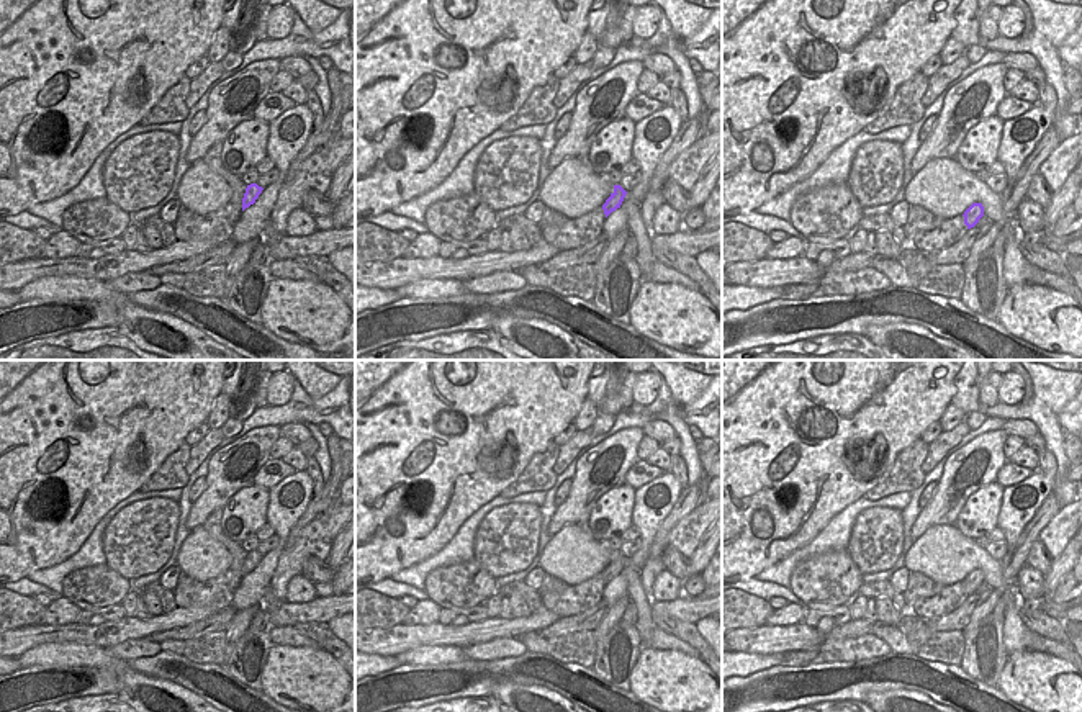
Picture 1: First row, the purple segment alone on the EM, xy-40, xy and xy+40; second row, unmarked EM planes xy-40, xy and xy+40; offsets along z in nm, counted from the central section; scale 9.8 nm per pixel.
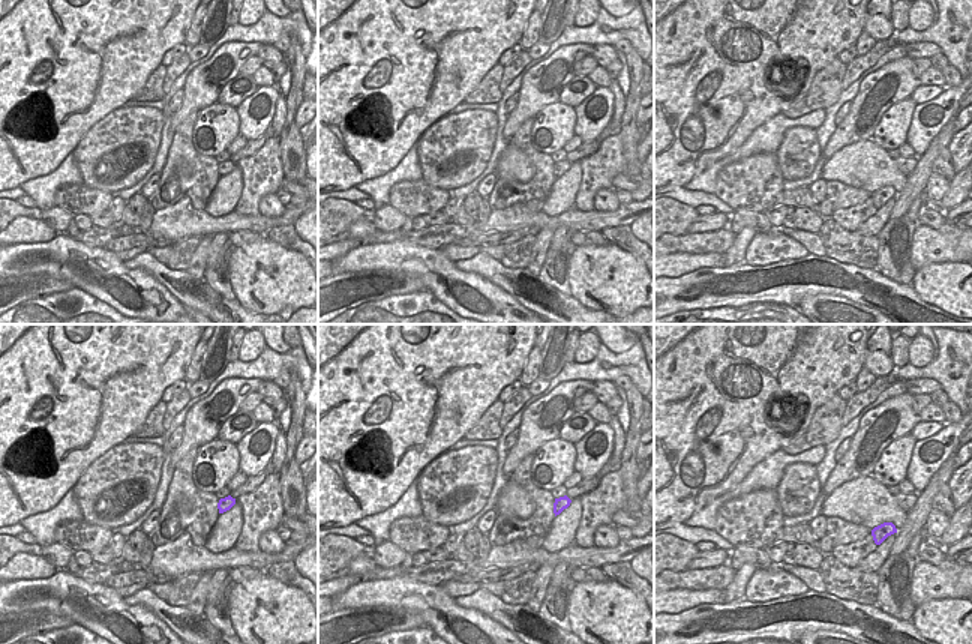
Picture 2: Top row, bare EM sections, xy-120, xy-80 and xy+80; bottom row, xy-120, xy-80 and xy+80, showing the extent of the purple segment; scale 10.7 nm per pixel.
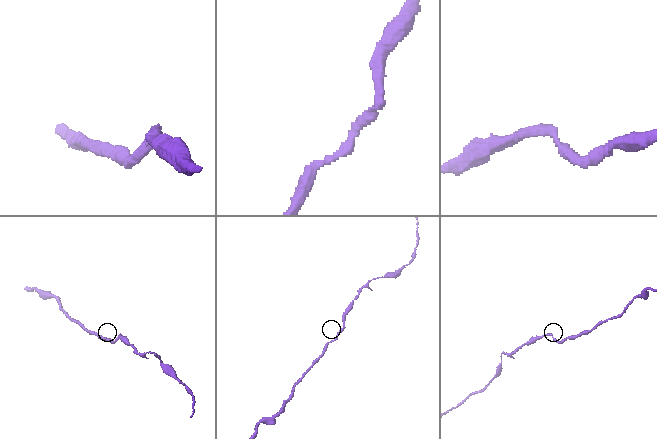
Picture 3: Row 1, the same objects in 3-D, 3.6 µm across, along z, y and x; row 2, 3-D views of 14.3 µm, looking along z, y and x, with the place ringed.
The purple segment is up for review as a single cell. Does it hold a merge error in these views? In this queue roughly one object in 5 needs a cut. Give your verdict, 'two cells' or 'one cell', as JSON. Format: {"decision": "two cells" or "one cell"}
{"decision": "one cell"}

